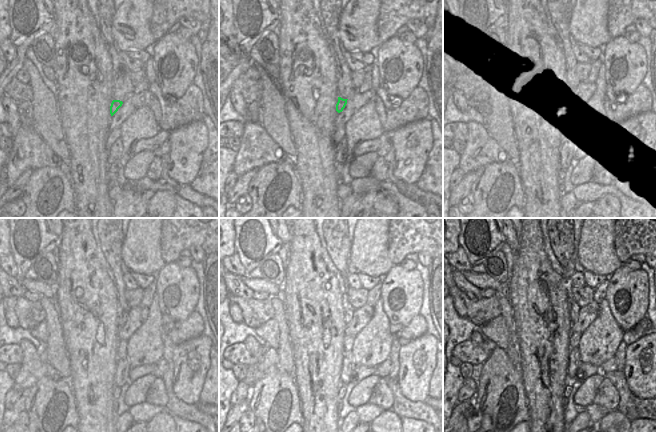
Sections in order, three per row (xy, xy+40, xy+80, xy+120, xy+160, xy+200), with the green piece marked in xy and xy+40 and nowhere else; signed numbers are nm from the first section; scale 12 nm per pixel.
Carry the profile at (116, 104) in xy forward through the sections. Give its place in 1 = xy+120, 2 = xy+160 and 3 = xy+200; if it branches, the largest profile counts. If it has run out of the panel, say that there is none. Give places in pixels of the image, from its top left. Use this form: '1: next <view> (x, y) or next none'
1: next xy+120 (123, 309)
2: next xy+160 (348, 309)
3: next xy+200 (574, 308)

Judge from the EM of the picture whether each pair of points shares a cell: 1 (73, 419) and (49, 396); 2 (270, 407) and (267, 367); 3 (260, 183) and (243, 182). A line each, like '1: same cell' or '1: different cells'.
1: same cell
2: same cell
3: different cells

